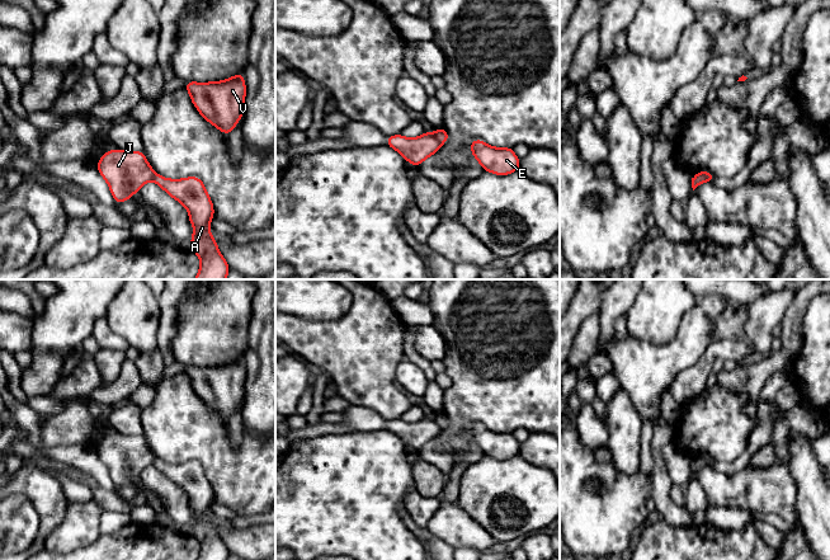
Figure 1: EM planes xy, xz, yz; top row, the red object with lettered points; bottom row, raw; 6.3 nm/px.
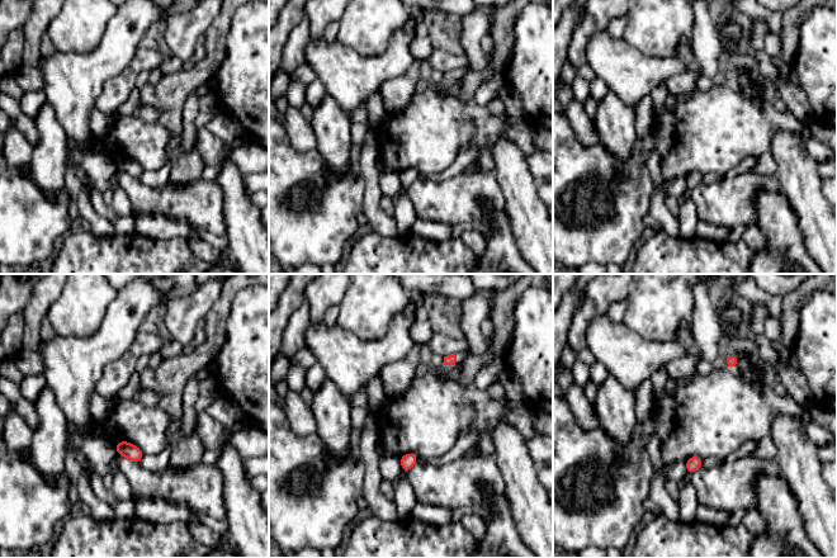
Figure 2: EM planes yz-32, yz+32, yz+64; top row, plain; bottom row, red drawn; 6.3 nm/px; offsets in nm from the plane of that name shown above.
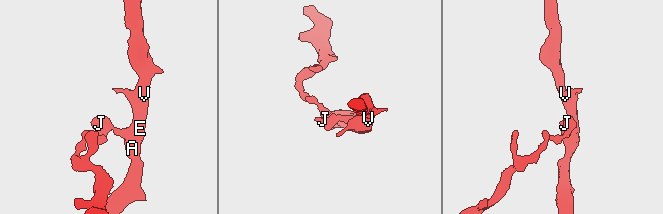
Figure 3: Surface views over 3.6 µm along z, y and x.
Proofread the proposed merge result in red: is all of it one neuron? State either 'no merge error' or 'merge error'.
merge error

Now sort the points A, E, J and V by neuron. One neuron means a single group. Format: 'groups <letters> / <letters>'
groups A E V / J

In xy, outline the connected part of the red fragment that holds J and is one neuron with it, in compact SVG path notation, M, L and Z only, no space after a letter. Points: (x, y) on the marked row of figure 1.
M115 149L103 154L96 168L108 183L117 204L131 199L142 185L156 175L143 151L123 151Z

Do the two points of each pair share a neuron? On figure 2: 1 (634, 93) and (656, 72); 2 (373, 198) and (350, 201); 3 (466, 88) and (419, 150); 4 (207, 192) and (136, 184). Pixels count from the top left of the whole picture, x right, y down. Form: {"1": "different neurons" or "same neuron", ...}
{"1": "same neuron", "2": "different neurons", "3": "different neurons", "4": "same neuron"}

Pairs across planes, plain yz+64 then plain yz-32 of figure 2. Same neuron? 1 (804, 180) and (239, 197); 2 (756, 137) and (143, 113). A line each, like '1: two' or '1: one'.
1: one
2: one

